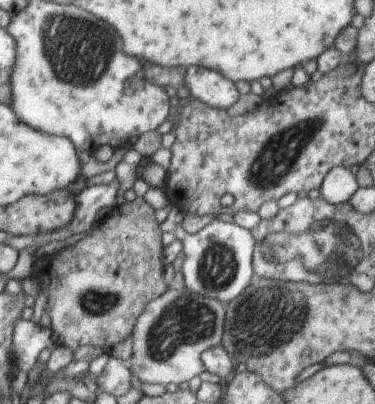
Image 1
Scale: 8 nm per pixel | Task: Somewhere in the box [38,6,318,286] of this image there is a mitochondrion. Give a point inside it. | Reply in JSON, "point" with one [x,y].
{"point":[74,49]}

